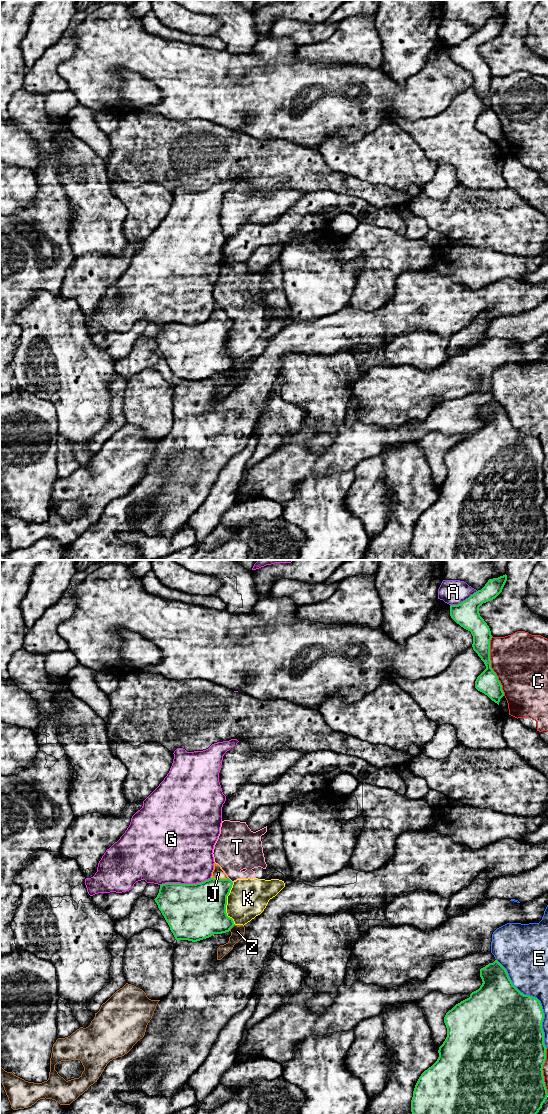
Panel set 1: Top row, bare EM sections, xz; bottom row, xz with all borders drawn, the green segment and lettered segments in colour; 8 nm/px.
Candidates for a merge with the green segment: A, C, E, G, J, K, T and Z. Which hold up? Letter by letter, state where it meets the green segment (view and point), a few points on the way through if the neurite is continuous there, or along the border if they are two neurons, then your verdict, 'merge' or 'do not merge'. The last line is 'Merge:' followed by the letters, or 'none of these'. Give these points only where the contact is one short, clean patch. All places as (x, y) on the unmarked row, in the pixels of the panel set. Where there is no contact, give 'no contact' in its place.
A: contact xz (463, 41); do not merge
C: contact xz (490, 106); do not merge
E: contact xz (537, 439); do not merge
G: contact xz (185, 324); do not merge
J: contact xz (219, 319); way xz (202, 345), (218, 327), (219, 319), (218, 313); merge
K: contact xz (226, 344); do not merge
T: contact xz (230, 320); do not merge
Z: contact xz (232, 366); do not merge
Merge: J

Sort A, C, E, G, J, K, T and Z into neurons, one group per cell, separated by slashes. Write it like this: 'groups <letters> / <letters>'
groups A / C / E / G / J / K T Z

